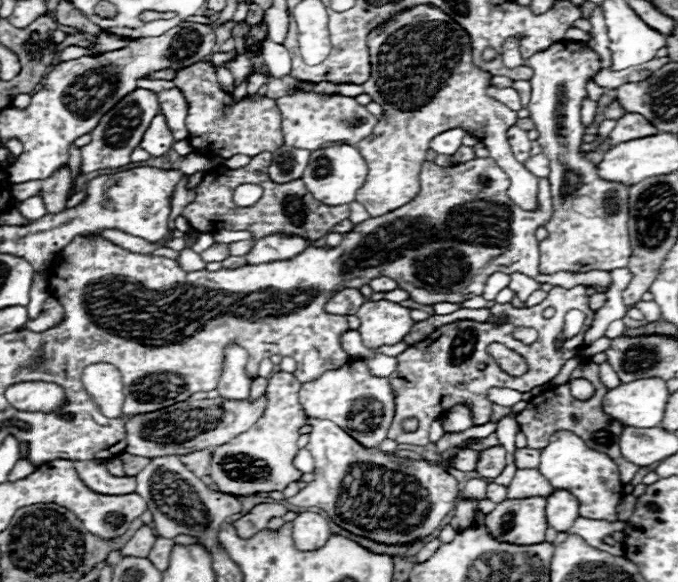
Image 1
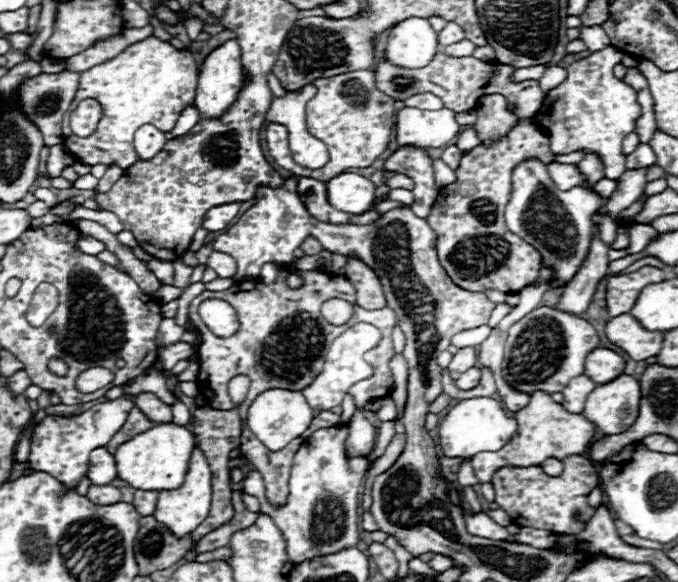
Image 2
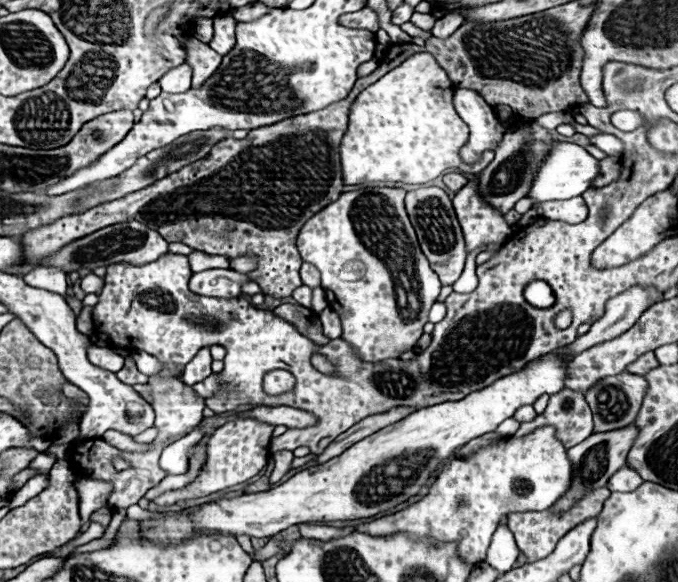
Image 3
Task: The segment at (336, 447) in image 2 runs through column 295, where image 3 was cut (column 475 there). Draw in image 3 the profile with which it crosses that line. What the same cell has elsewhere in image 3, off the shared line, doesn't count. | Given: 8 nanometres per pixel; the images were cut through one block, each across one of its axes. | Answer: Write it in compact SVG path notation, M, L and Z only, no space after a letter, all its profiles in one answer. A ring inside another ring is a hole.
M538 428L522 438L506 438L480 450L468 460L450 460L440 470L436 482L430 486L430 492L416 504L382 516L370 524L356 528L332 528L332 526L314 526L298 524L298 530L304 538L330 540L350 532L366 532L370 536L390 536L394 532L408 532L410 536L432 536L440 542L456 542L458 554L464 562L476 564L486 558L492 534L500 520L510 512L526 510L546 510L568 492L572 484L572 462L566 454L562 442L554 436L554 428Z

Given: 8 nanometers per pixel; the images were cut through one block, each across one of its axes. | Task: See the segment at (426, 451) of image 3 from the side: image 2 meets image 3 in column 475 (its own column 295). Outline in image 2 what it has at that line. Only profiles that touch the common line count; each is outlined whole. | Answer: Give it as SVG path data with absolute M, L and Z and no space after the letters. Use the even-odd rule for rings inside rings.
M266 390L262 392L248 408L248 428L250 432L270 450L278 452L284 446L288 446L294 438L298 438L314 418L314 410L302 396L302 392L292 392L292 390Z

